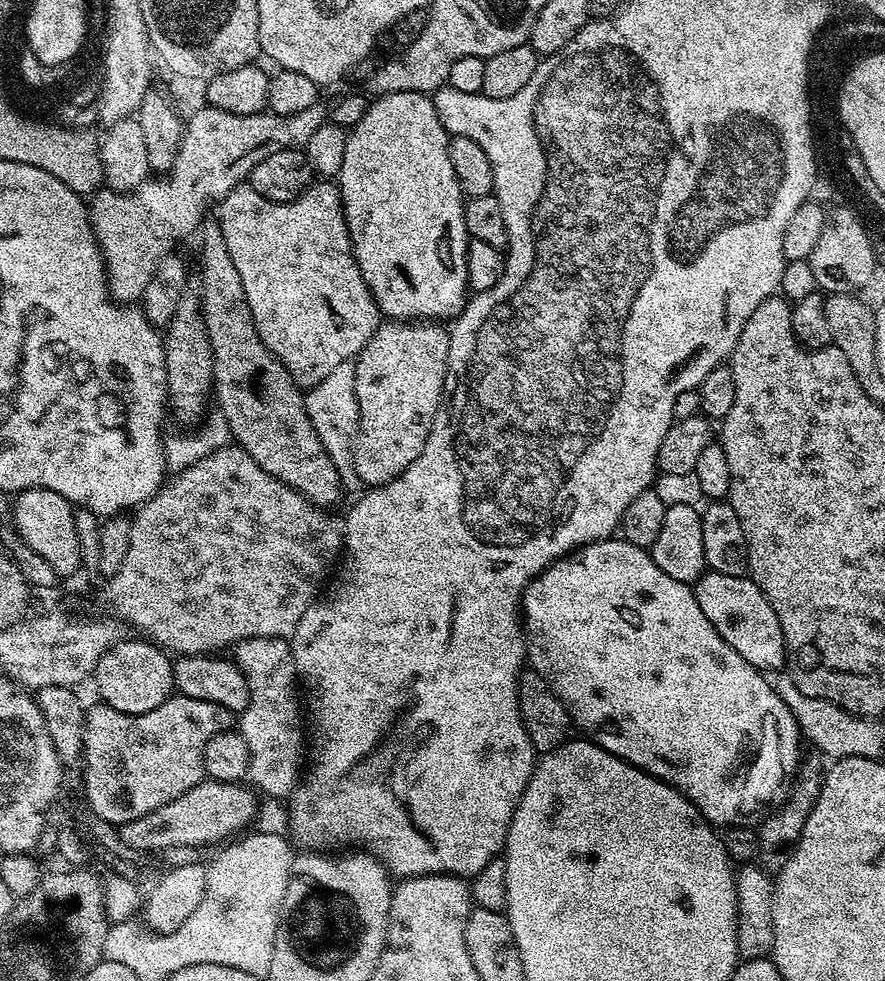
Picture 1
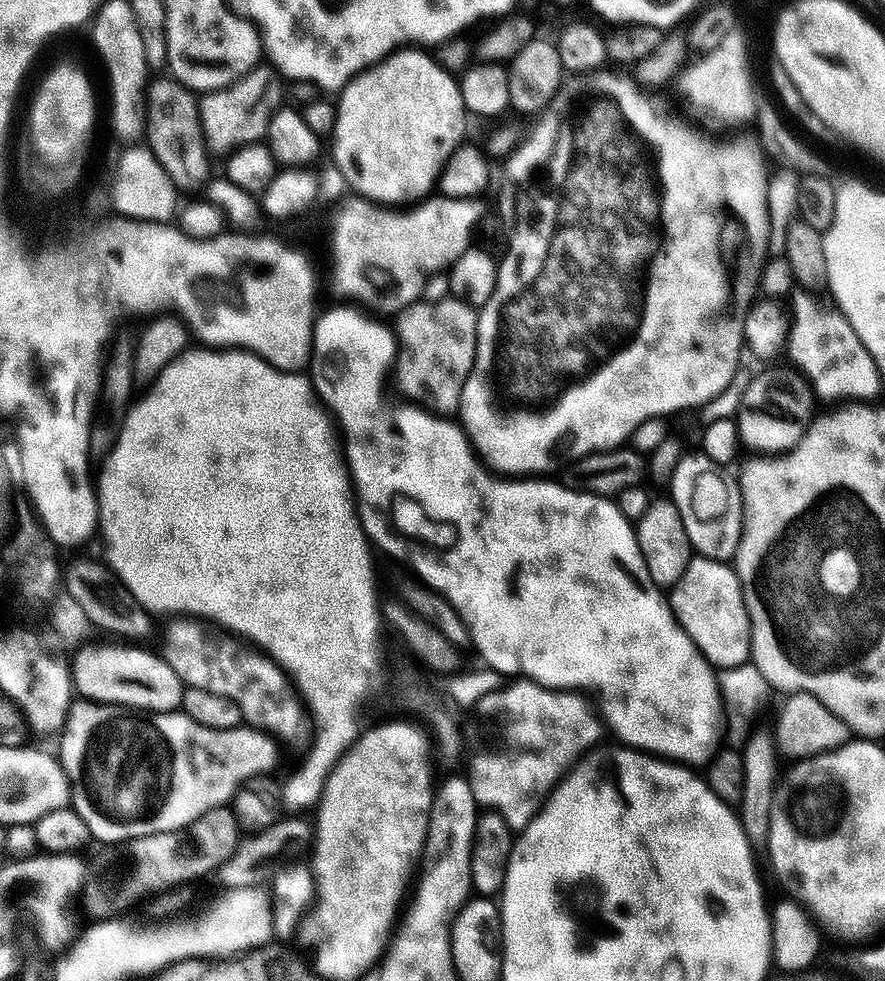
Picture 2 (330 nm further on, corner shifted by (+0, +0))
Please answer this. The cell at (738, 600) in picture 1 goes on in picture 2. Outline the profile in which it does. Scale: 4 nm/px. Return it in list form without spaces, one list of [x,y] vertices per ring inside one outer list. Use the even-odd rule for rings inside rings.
[[[693,555],[686,574],[670,589],[670,603],[676,621],[698,646],[713,669],[723,670],[749,663],[752,654],[752,627],[735,567],[723,560]]]

